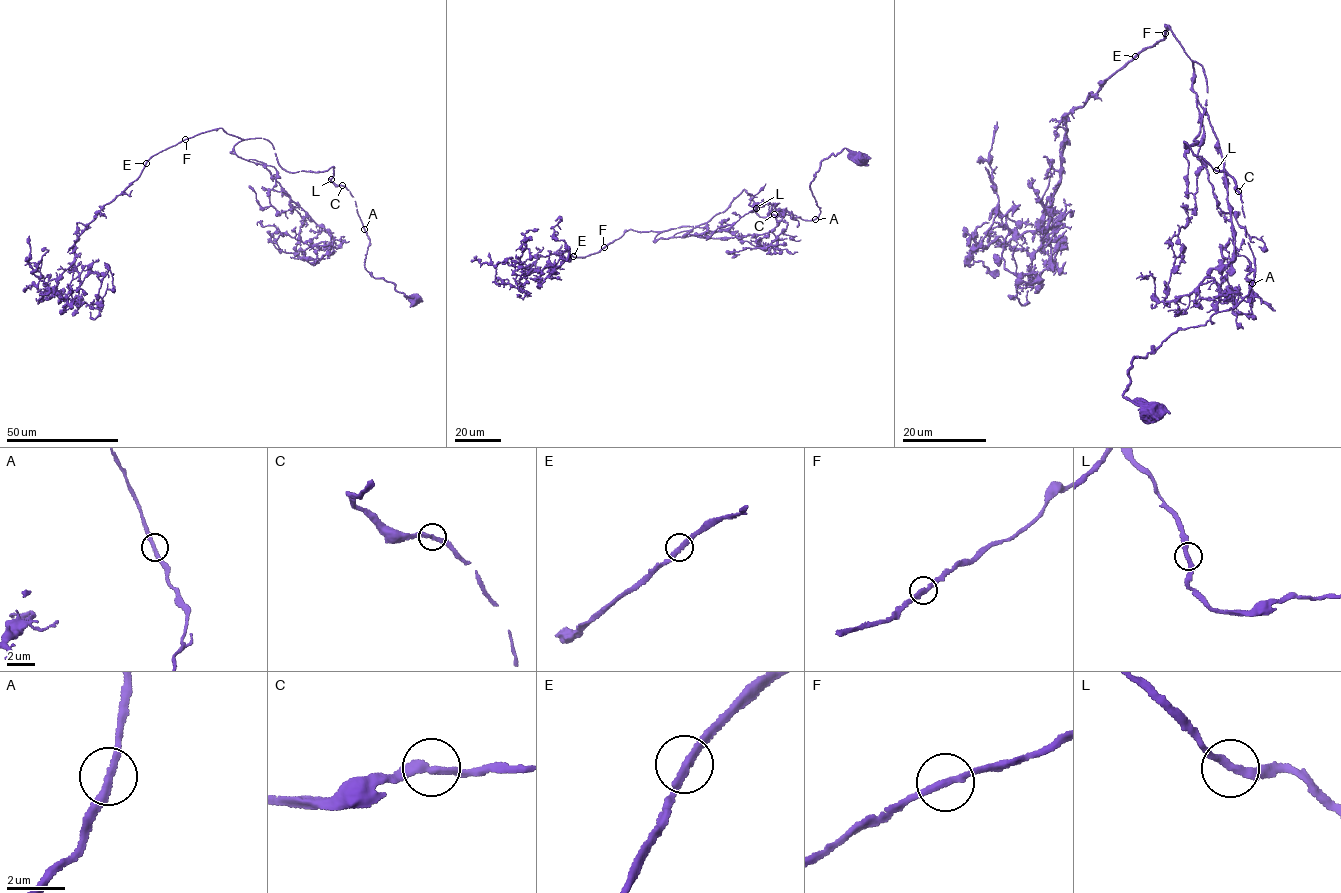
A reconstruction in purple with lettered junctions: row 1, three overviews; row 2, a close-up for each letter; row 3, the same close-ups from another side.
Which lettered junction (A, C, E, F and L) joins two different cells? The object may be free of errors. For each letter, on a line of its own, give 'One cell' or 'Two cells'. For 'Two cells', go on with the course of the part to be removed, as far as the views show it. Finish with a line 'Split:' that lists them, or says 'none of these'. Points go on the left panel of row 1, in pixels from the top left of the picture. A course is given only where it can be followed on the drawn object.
A: One cell
C: One cell
E: One cell
F: One cell
L: One cell
Split: none of these

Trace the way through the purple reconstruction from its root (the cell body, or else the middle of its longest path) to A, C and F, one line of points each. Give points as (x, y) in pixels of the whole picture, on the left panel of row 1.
A: (414, 299), (400, 293), (393, 283), (375, 278), (366, 270), (364, 259), (369, 241), (364, 229)
C: (414, 299), (400, 293), (393, 283), (375, 278), (366, 270), (364, 259), (369, 241), (353, 196), (342, 185)
F: (414, 299), (365, 269), (369, 241), (333, 166), (289, 172), (267, 140), (221, 128), (185, 139)

